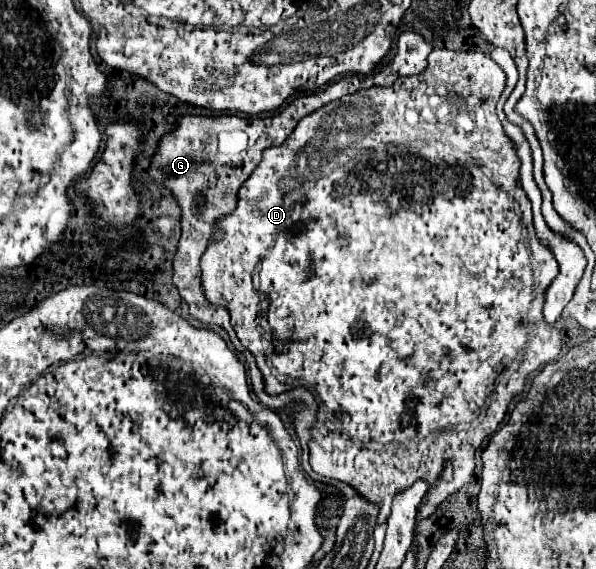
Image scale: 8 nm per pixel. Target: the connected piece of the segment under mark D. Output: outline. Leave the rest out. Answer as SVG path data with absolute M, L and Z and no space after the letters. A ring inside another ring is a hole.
M433 48L433 52L429 54L427 60L429 60L429 64L427 64L427 70L423 70L423 74L415 74L415 76L399 78L395 84L391 84L391 86L387 86L387 88L385 88L385 86L373 86L373 88L369 88L369 90L359 90L359 92L355 92L355 94L347 94L347 96L343 96L341 100L331 102L331 104L323 106L321 110L315 110L313 114L309 114L307 118L303 118L303 122L299 122L299 126L293 130L293 134L287 138L287 142L283 142L283 146L279 146L279 148L267 148L267 150L263 152L263 160L261 160L261 164L253 170L251 178L241 186L241 190L239 190L239 202L237 202L235 210L233 210L231 214L227 214L227 218L219 218L219 222L215 224L217 228L221 228L221 230L225 232L225 236L223 236L221 240L211 240L209 246L207 246L207 250L205 250L205 254L203 254L203 258L201 258L201 272L203 272L203 290L205 290L205 296L207 296L207 300L209 300L211 304L221 304L221 306L227 306L227 308L229 308L231 324L233 324L233 328L235 328L235 332L237 332L237 338L241 340L241 344L243 344L249 352L253 352L259 370L261 370L263 376L265 376L267 392L269 392L269 394L279 394L279 392L283 392L283 390L291 390L297 386L305 386L305 388L309 388L309 390L313 392L319 402L317 424L321 424L321 426L317 426L317 432L313 434L311 468L313 468L317 474L321 474L321 476L323 476L323 472L327 472L329 478L337 478L337 480L343 480L343 482L347 482L347 484L353 484L353 486L359 490L361 496L365 496L365 498L367 498L369 502L373 502L373 504L379 504L379 506L381 506L381 508L379 508L379 518L377 518L379 524L383 524L385 518L389 516L389 512L391 512L391 500L393 500L393 496L395 496L399 490L405 490L405 484L407 484L407 488L409 488L409 486L411 486L415 480L419 480L419 478L425 478L425 480L429 482L429 502L419 510L417 520L423 520L423 518L431 516L431 514L435 512L435 508L447 498L447 494L453 494L453 492L457 492L463 484L467 484L467 482L471 480L471 476L473 476L473 468L475 468L475 450L481 446L481 442L483 442L489 434L493 434L493 432L498 429L501 420L504 419L508 412L509 402L513 400L515 394L519 394L519 392L523 390L525 376L527 376L529 372L533 372L539 364L545 364L545 362L555 360L555 358L559 356L559 352L561 352L561 342L559 342L561 336L559 336L559 332L557 332L555 328L549 328L549 324L543 322L543 314L541 314L541 308L543 308L543 292L545 292L545 286L549 286L551 280L557 276L557 262L555 262L553 254L549 252L549 248L541 246L539 240L537 240L537 236L535 236L535 230L533 230L533 214L531 214L531 202L529 202L529 198L527 198L523 186L519 186L519 166L521 166L521 162L519 162L519 158L517 158L517 154L515 154L515 150L513 150L511 140L505 136L505 132L503 132L503 128L501 128L501 122L497 120L497 114L495 114L495 104L497 104L497 100L499 100L499 96L501 96L501 92L503 92L503 88L505 88L505 80L507 80L507 78L505 78L505 74L503 74L503 70L501 70L501 68L499 68L499 66L487 56L487 54L483 54L483 52L457 52L457 50L445 50L445 48L437 50L437 48ZM267 246L271 246L271 250L269 250L269 254L261 260L261 268L259 268L259 280L261 280L261 282L259 282L259 290L261 290L263 294L267 294L267 298L269 298L267 304L265 304L265 308L263 308L263 312L261 312L261 316L259 316L259 326L263 328L263 338L265 338L265 348L263 348L263 338L261 338L259 328L257 328L257 324L255 324L255 318L257 318L257 312L259 312L259 296L257 296L257 290L255 290L255 286L253 286L251 274L255 272L255 268L257 268L257 264L259 264L259 258L267 252ZM459 424L463 424L463 426L469 424L469 430L457 430L455 436L453 436L453 434L449 434L449 436L447 436L447 434L433 434L433 432L443 432L443 430L455 430ZM445 460L451 460L451 462L453 462L453 480L451 480L451 482L441 482L441 480L439 480L439 474L441 474L441 470L443 470L443 462L445 462Z

